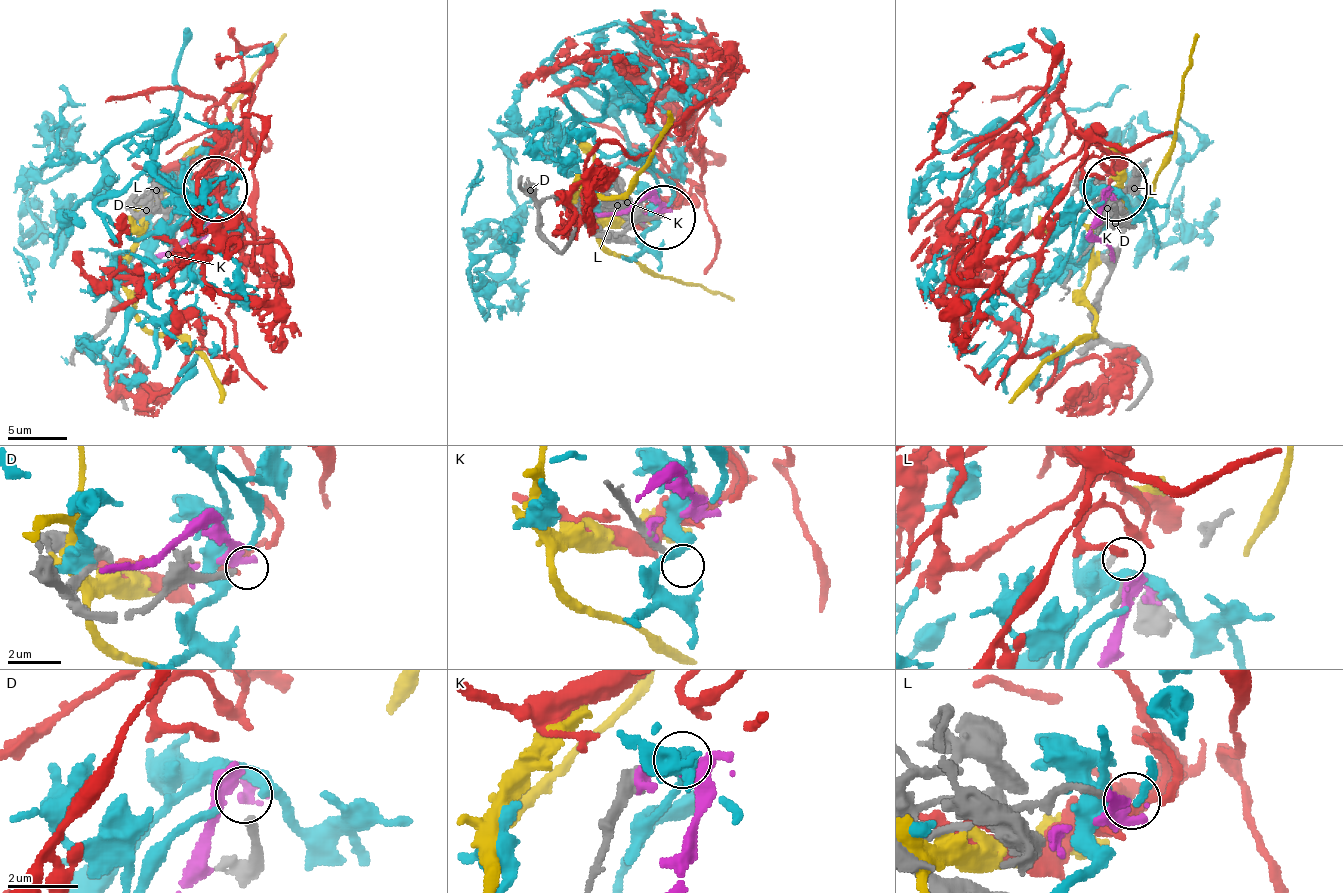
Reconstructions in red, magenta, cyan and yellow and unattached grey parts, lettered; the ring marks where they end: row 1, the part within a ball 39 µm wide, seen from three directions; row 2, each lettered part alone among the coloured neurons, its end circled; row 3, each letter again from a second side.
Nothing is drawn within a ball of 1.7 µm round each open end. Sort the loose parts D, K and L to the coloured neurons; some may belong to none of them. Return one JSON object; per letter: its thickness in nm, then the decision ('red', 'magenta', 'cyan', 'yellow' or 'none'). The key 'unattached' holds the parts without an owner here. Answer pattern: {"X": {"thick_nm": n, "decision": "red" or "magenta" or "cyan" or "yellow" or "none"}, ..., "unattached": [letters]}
{"D": {"thick_nm": 240, "decision": "none"}, "K": {"thick_nm": 340, "decision": "none"}, "L": {"thick_nm": 160, "decision": "red"}, "unattached": ["D", "K"]}

